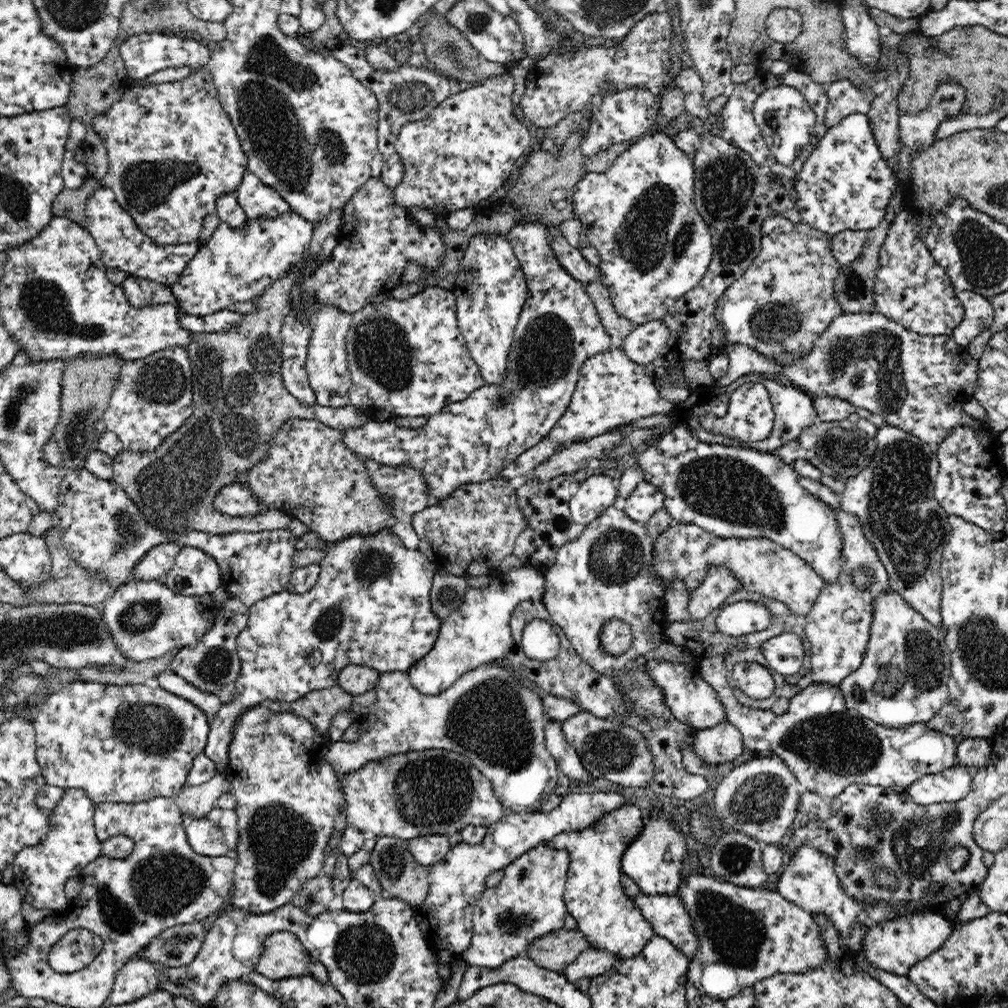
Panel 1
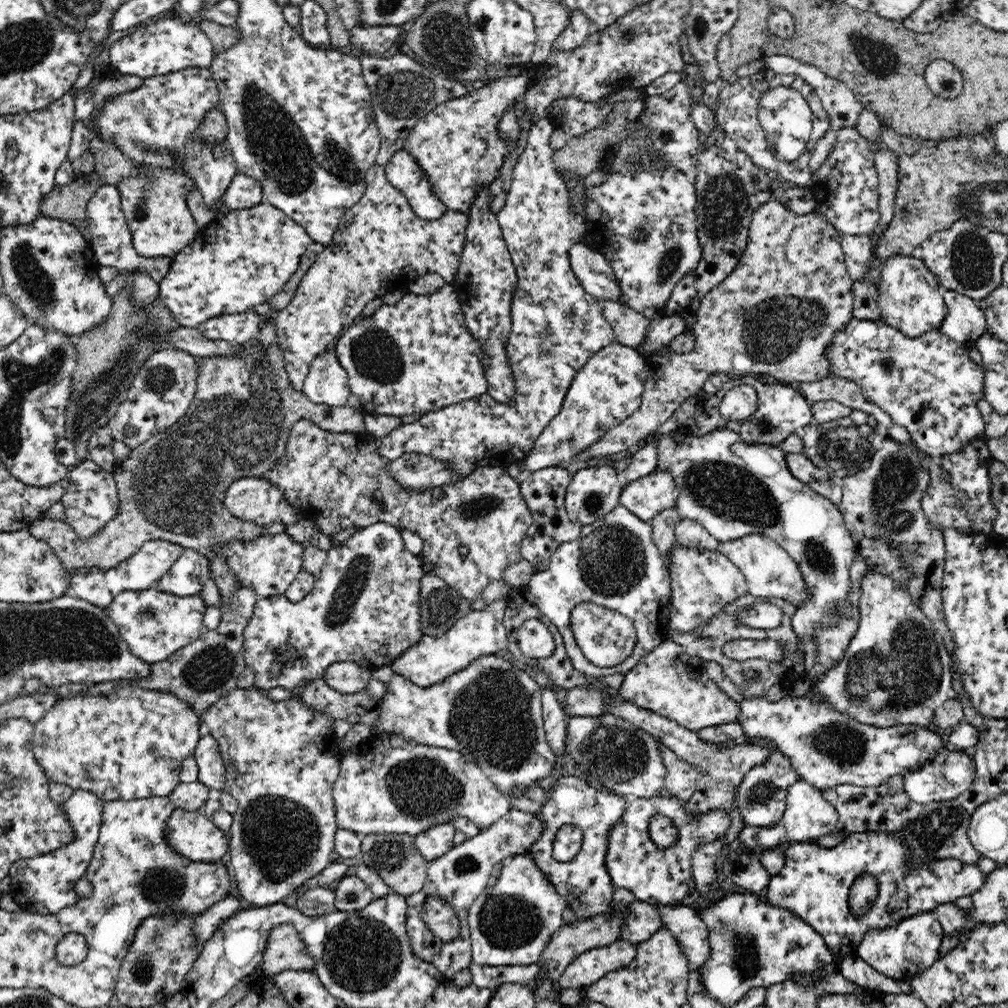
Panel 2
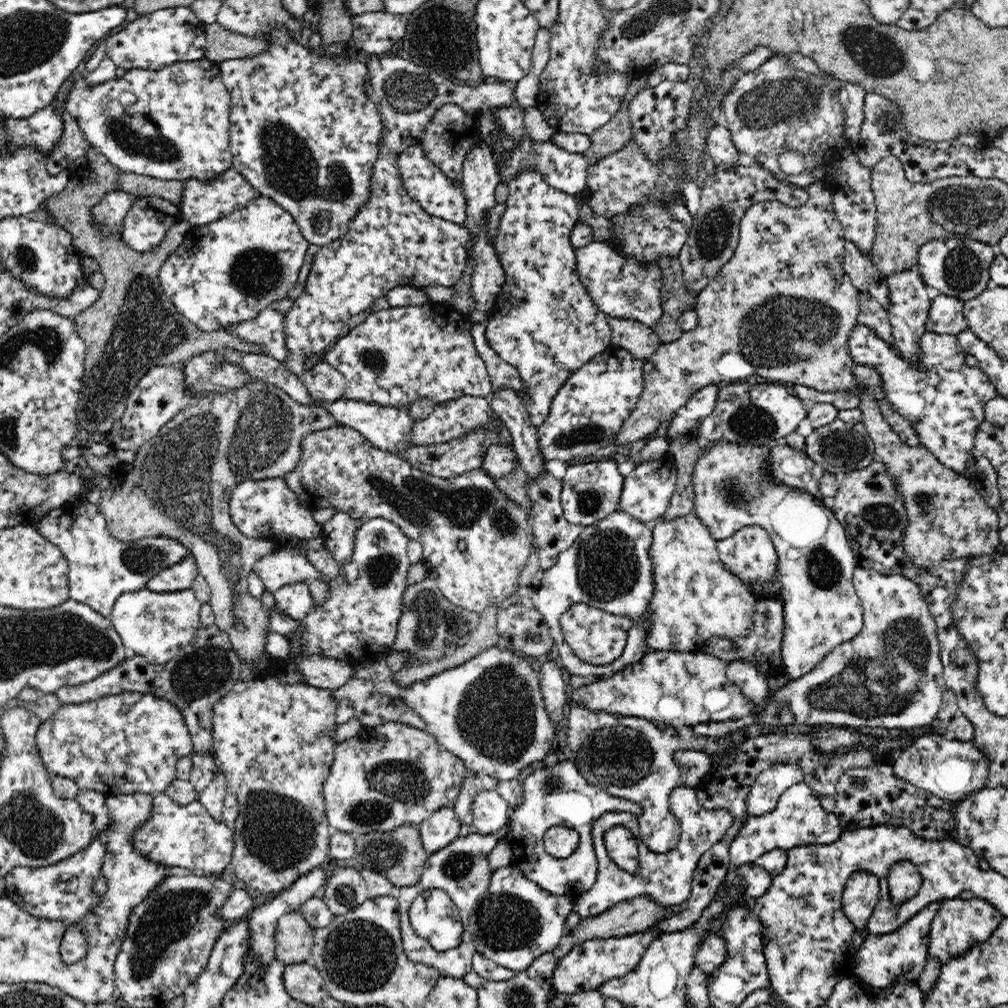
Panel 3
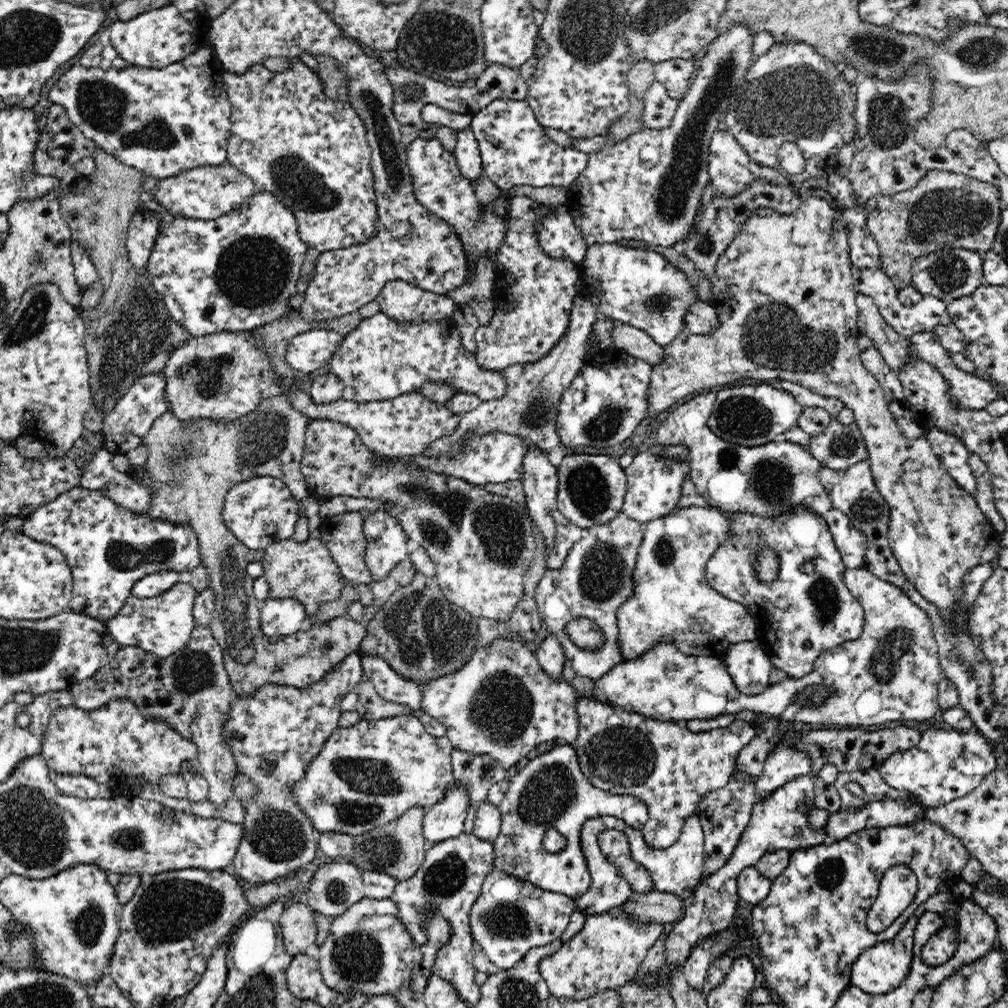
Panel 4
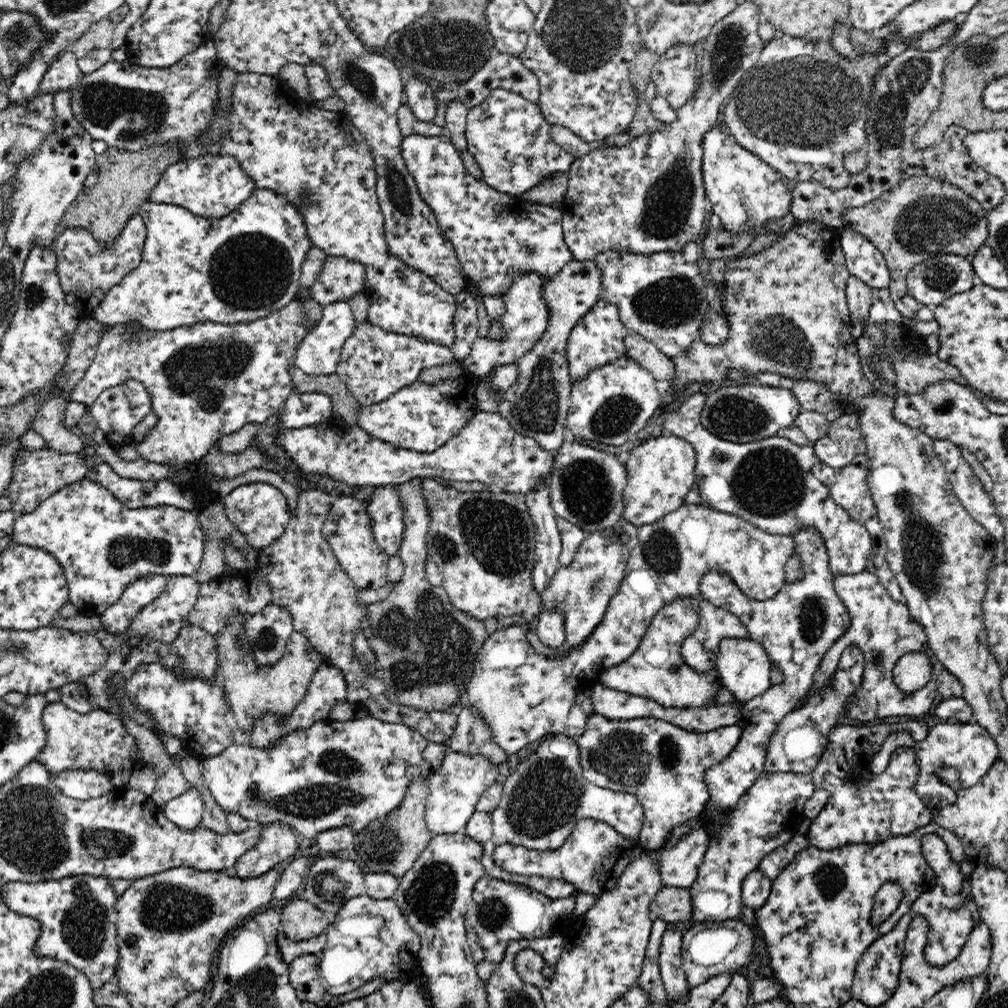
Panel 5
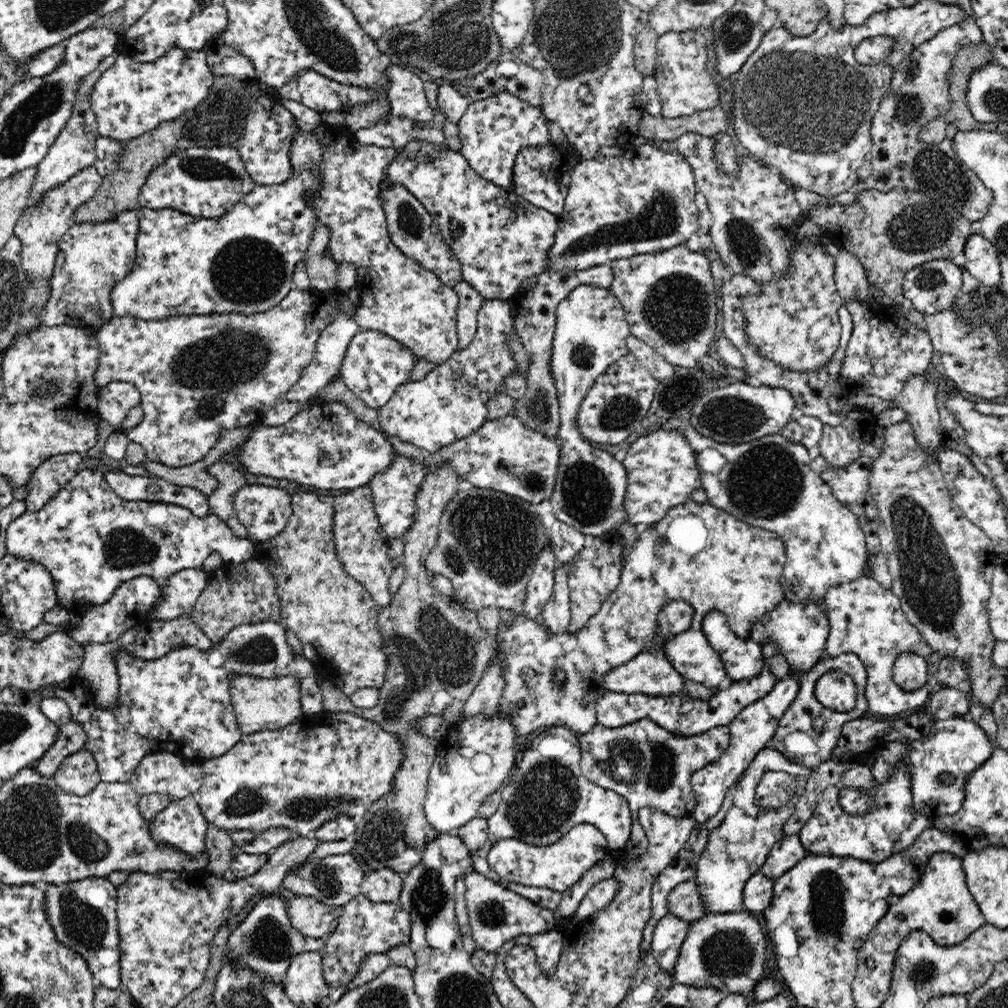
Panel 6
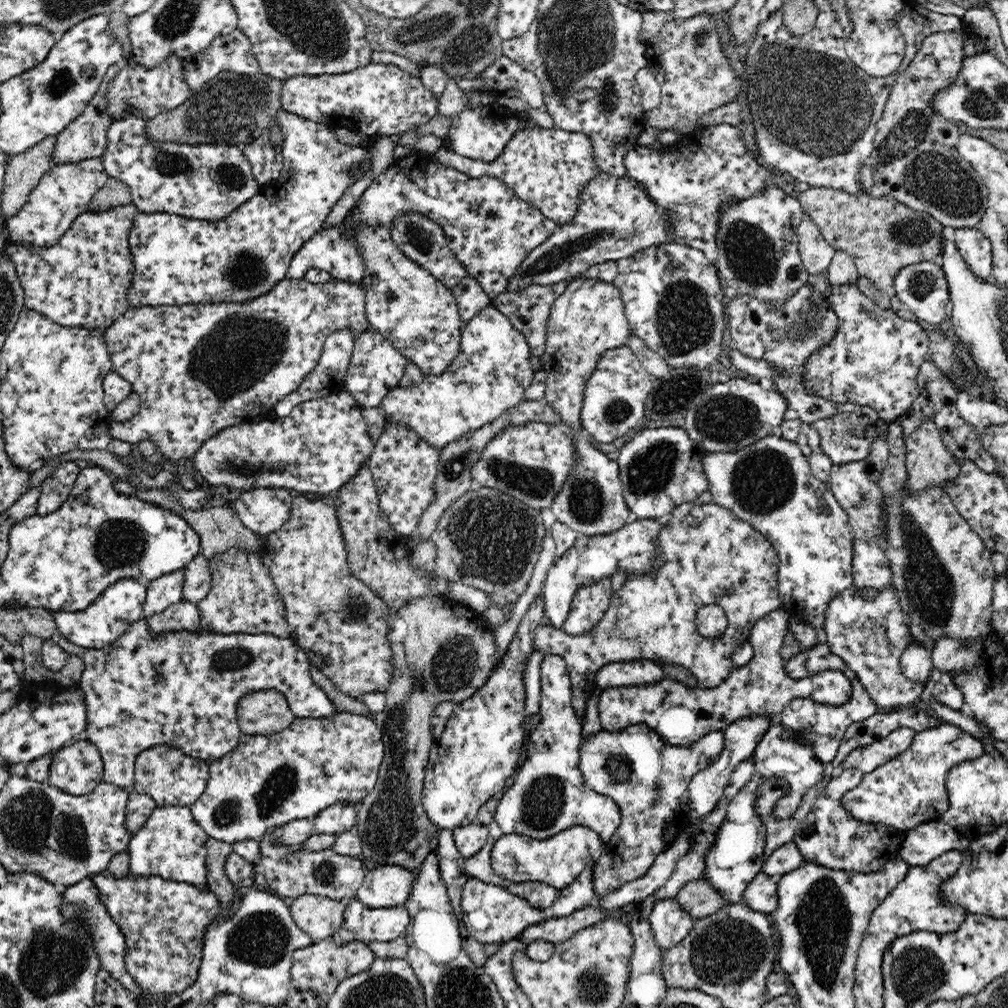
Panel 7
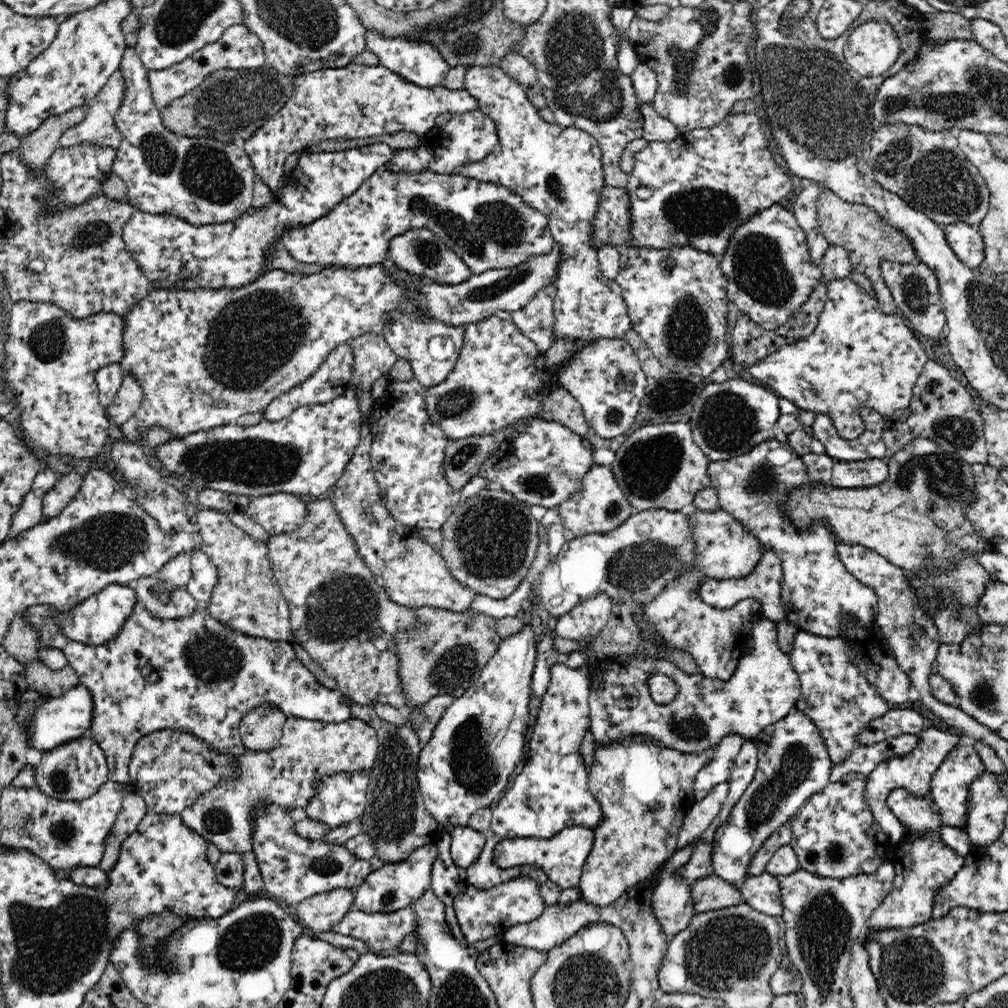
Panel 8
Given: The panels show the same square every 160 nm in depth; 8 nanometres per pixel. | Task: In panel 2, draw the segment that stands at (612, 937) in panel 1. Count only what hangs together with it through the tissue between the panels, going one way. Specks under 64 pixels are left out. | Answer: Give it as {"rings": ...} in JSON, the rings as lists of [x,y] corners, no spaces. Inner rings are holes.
{"rings":[[[561,776],[549,789],[544,789],[544,804],[538,812],[532,812],[542,825],[542,834],[536,842],[524,852],[528,854],[544,875],[550,881],[558,894],[561,894],[578,919],[604,914],[610,908],[614,885],[606,871],[604,858],[608,848],[608,832],[614,822],[622,816],[629,798],[614,794],[603,788],[591,787],[584,780],[574,776]],[[574,825],[583,832],[583,843],[580,852],[569,861],[558,861],[552,857],[552,842],[556,832],[562,826]],[[636,900],[625,914],[625,927],[621,938],[639,944],[648,940],[662,926],[662,915],[658,912],[658,907]]]}

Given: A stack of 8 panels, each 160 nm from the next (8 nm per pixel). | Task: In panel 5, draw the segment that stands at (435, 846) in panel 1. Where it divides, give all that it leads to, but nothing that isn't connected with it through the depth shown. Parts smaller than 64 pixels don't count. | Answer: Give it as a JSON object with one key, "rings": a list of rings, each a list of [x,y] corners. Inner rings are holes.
{"rings":[[[446,752],[440,767],[429,777],[430,794],[425,804],[425,821],[430,832],[434,835],[463,832],[469,818],[477,810],[482,793],[491,784],[499,782],[499,766],[479,752]]]}

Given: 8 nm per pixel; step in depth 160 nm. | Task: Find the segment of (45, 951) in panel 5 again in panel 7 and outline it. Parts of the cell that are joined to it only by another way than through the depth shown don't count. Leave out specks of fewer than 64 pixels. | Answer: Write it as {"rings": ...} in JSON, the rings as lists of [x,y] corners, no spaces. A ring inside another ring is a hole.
{"rings":[[[85,878],[69,886],[66,892],[63,893],[63,905],[61,909],[65,918],[72,918],[72,916],[75,916],[75,918],[83,918],[87,926],[91,926],[89,928],[89,932],[91,932],[90,937],[94,941],[96,952],[99,954],[101,969],[108,971],[127,990],[130,990],[138,996],[143,996],[143,999],[148,998],[148,995],[140,989],[140,985],[134,981],[134,977],[126,969],[125,956],[127,946],[125,936],[119,925],[108,914],[104,903],[100,901],[98,889],[92,883],[92,879]]]}

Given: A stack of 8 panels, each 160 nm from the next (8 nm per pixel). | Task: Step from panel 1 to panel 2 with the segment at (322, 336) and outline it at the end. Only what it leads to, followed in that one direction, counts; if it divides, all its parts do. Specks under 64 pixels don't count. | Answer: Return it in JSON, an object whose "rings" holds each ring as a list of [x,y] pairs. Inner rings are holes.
{"rings":[[[334,351],[320,353],[310,365],[302,392],[314,404],[339,407],[347,404],[349,397],[348,375],[338,363]]]}

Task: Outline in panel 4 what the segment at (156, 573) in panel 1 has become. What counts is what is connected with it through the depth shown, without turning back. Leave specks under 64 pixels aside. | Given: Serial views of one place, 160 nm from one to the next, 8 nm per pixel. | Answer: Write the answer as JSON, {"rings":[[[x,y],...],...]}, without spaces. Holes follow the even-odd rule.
{"rings":[[[80,487],[64,492],[44,507],[38,508],[24,519],[21,532],[47,545],[58,548],[65,557],[73,578],[71,608],[94,619],[115,617],[130,596],[134,583],[157,572],[191,571],[201,564],[198,535],[184,523],[168,523],[150,519],[148,514],[136,514],[104,496],[100,491]]]}

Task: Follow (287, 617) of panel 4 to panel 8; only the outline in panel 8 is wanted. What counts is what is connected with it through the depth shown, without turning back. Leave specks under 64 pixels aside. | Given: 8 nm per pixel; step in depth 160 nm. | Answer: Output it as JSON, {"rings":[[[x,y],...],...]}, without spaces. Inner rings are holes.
{"rings":[[[136,598],[136,604],[134,604],[134,608],[132,608],[132,614],[128,616],[125,624],[122,626],[121,632],[118,632],[118,635],[114,636],[112,640],[108,640],[108,642],[104,642],[104,644],[98,644],[98,646],[95,644],[76,642],[75,640],[68,638],[69,634],[64,634],[61,626],[55,622],[57,620],[56,617],[60,613],[62,614],[62,612],[59,612],[59,608],[56,608],[51,604],[36,604],[24,608],[20,615],[22,615],[23,620],[25,620],[25,624],[27,624],[29,628],[33,628],[33,630],[35,630],[35,632],[38,634],[36,649],[42,650],[52,648],[62,651],[66,657],[67,664],[76,671],[79,683],[87,686],[88,690],[90,690],[94,701],[91,737],[98,741],[98,744],[102,747],[102,750],[106,755],[109,767],[109,780],[112,782],[124,782],[128,784],[128,770],[136,742],[138,742],[142,736],[150,734],[150,732],[154,732],[156,730],[164,730],[164,728],[179,728],[179,730],[191,732],[194,736],[199,736],[200,738],[203,738],[203,740],[207,740],[209,745],[213,746],[215,750],[225,752],[226,754],[233,754],[234,756],[239,757],[241,754],[244,754],[247,751],[244,743],[242,743],[241,734],[239,731],[242,717],[246,716],[247,712],[250,712],[252,709],[255,709],[260,705],[269,704],[269,706],[278,707],[287,717],[321,720],[326,721],[327,723],[339,723],[352,718],[349,702],[346,700],[346,698],[344,698],[344,695],[342,695],[338,688],[328,689],[324,687],[324,685],[322,685],[318,679],[314,677],[314,674],[305,665],[302,665],[300,659],[298,659],[294,653],[294,648],[292,647],[293,641],[273,641],[262,639],[233,630],[231,627],[228,627],[228,625],[222,623],[222,620],[216,620],[215,618],[212,618],[210,613],[207,611],[206,604],[199,605],[196,610],[190,614],[190,616],[180,616],[181,618],[164,620],[152,616],[148,612],[148,609],[144,606],[144,603],[141,600],[137,600]],[[147,670],[156,672],[158,679],[154,682],[146,681],[145,672]]]}

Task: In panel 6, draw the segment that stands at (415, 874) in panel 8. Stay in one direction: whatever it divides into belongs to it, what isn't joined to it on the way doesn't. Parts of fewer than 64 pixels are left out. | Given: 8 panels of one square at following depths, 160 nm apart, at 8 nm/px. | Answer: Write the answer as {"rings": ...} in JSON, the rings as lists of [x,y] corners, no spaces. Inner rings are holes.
{"rings":[[[391,868],[371,871],[363,880],[363,893],[375,903],[398,903],[404,875]]]}

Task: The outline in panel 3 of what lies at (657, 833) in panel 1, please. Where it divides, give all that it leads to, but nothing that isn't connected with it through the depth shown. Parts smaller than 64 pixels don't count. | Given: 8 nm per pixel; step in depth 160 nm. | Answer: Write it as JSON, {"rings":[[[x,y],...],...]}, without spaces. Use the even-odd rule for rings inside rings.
{"rings":[[[675,788],[670,795],[670,808],[678,819],[681,827],[681,839],[676,848],[668,852],[652,852],[640,838],[639,820],[630,812],[607,812],[592,822],[590,835],[596,853],[598,863],[597,877],[590,888],[584,894],[573,901],[573,912],[579,914],[582,919],[598,916],[618,904],[621,900],[628,900],[636,896],[648,895],[662,906],[683,906],[685,900],[691,895],[691,882],[700,856],[709,848],[712,848],[730,828],[732,815],[728,809],[706,810],[699,801],[703,792],[698,788]],[[624,826],[632,831],[639,850],[639,871],[637,875],[620,869],[610,857],[604,847],[604,832],[610,827]]]}

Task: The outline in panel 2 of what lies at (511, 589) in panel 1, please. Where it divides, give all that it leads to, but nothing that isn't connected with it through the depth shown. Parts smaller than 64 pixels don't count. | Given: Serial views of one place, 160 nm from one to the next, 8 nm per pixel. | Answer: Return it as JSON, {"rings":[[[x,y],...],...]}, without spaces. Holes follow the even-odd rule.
{"rings":[[[500,599],[489,604],[482,611],[472,610],[458,620],[446,634],[438,638],[423,636],[420,641],[410,644],[405,652],[390,662],[394,673],[411,680],[418,686],[430,686],[448,678],[452,672],[466,668],[472,660],[484,654],[496,654],[498,650],[508,646],[508,636],[505,630],[503,616],[506,610],[506,599]]]}

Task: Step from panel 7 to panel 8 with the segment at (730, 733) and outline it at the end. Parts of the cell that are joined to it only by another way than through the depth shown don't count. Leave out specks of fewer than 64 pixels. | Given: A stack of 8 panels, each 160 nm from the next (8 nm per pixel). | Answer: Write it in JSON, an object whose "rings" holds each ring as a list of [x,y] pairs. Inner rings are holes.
{"rings":[[[728,735],[714,748],[714,758],[696,774],[694,781],[696,802],[702,800],[716,784],[729,780],[735,758],[743,743],[744,740],[740,736]]]}

